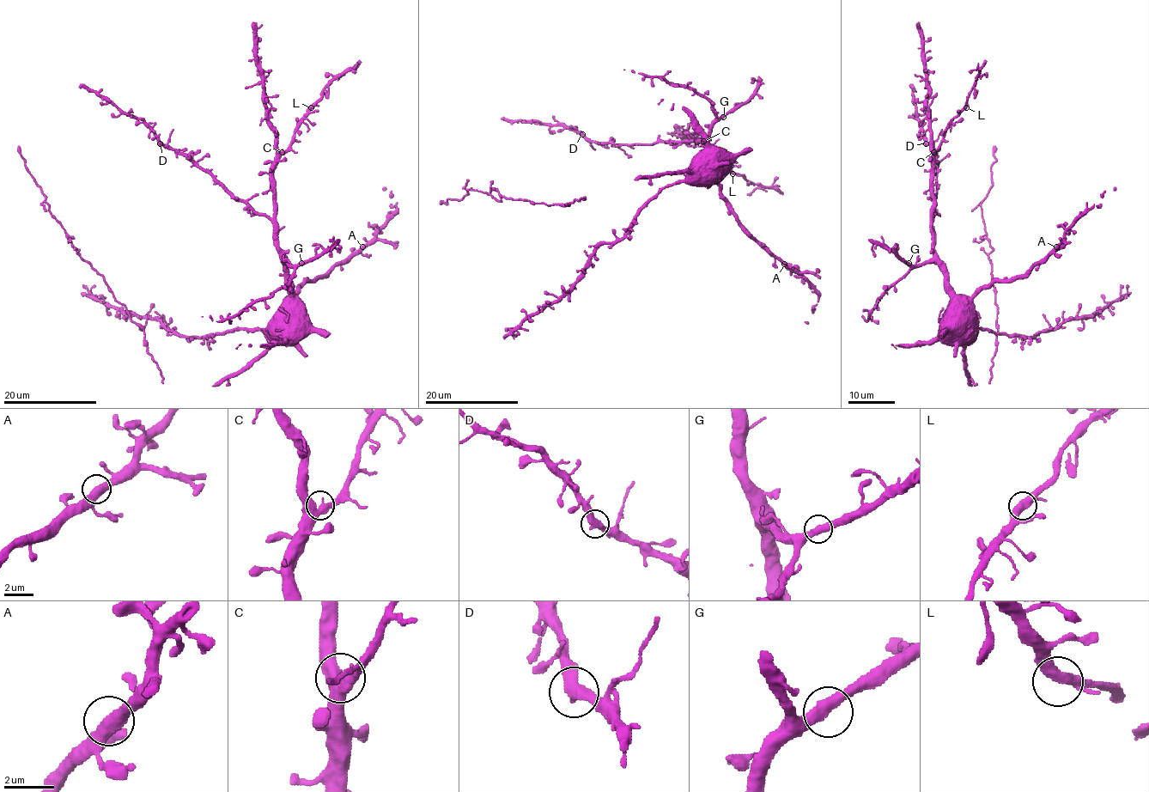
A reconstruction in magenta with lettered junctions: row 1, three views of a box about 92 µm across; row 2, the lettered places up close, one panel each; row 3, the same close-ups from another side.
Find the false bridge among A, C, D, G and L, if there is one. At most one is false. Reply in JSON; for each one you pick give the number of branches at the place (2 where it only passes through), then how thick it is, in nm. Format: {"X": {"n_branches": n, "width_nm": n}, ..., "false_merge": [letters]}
{"false_merge": []}

